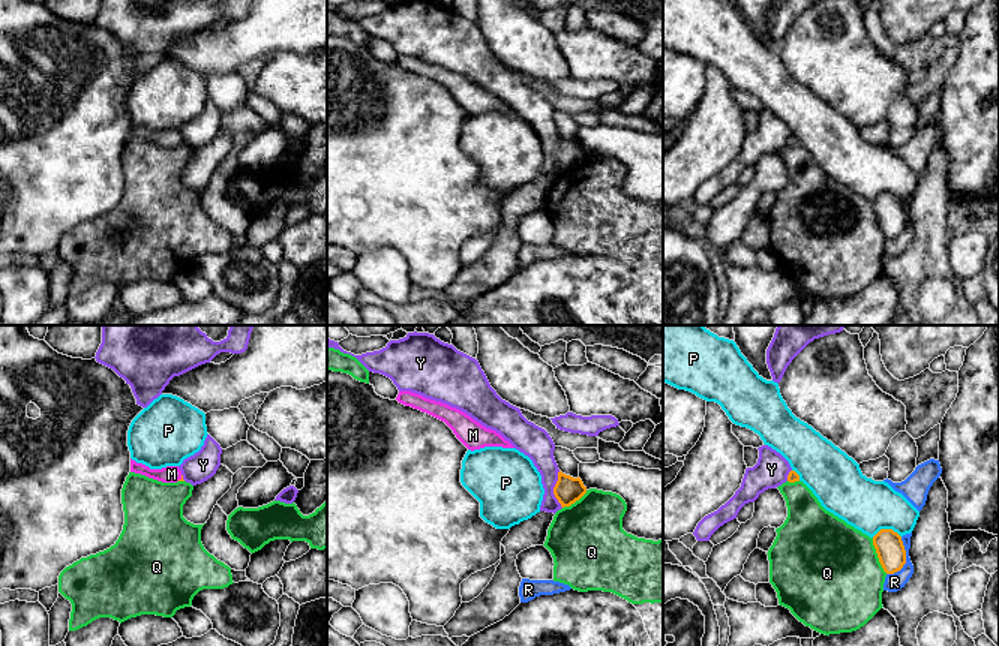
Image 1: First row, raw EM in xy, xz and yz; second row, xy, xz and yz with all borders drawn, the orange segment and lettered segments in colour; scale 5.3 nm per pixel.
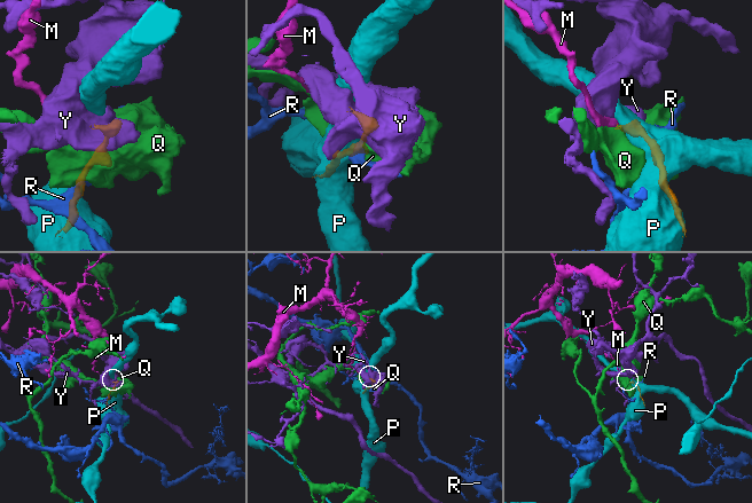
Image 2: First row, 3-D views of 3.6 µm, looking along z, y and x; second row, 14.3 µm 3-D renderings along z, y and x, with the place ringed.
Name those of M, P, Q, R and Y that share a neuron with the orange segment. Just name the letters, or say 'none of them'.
M

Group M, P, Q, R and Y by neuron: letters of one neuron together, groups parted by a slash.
M / P / Q / R / Y

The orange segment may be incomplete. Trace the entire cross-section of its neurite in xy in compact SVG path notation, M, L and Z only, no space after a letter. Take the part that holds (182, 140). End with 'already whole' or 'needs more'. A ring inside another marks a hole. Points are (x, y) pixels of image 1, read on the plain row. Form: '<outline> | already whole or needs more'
M130 123L130 136L146 139L148 142L162 145L162 147L177 147L177 145L184 145L182 135L178 130L166 130L162 133L150 133L148 130L142 127L136 127L135 124Z | needs more

